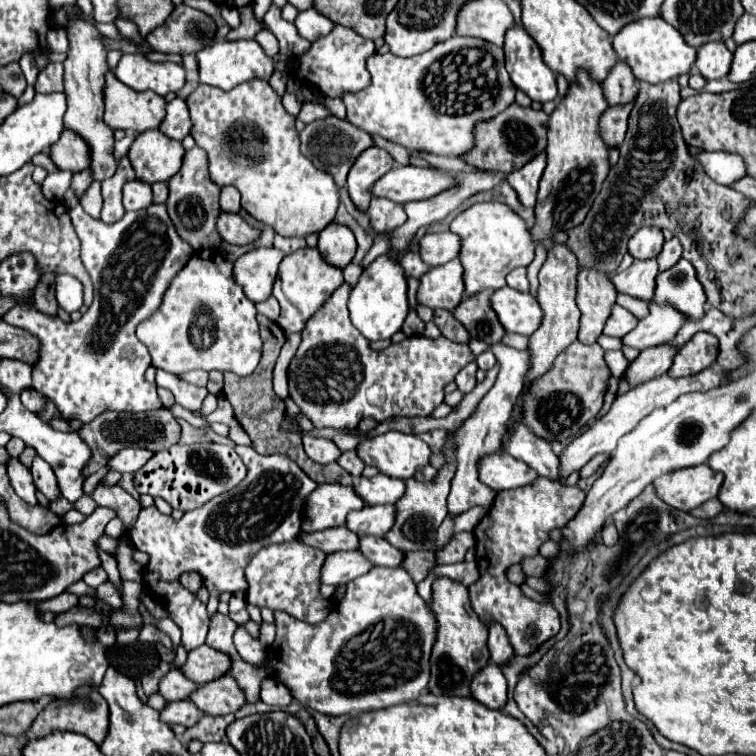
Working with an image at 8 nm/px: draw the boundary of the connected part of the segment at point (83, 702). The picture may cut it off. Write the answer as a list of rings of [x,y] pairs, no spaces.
[[[96,693],[72,703],[48,703],[34,719],[30,735],[46,737],[54,731],[74,731],[100,745],[108,735],[108,715],[108,703]]]

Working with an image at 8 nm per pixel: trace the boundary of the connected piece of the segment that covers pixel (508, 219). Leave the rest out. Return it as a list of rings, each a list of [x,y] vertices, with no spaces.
[[[498,201],[476,203],[462,211],[452,223],[450,231],[460,237],[460,263],[464,267],[464,293],[474,295],[482,289],[500,289],[506,285],[508,271],[528,267],[534,259],[534,243],[524,221],[506,205]]]

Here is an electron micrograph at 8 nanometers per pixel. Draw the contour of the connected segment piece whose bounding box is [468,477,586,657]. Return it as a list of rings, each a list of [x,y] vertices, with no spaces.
[[[538,477],[532,487],[518,487],[518,489],[500,491],[496,495],[490,511],[474,527],[474,537],[476,537],[476,563],[478,563],[480,577],[478,577],[476,583],[472,583],[468,587],[470,605],[476,611],[478,619],[486,627],[490,623],[500,623],[506,629],[508,641],[514,647],[514,653],[520,655],[520,657],[532,655],[544,641],[552,639],[560,631],[560,615],[558,615],[558,611],[550,603],[536,603],[536,601],[528,599],[518,585],[512,585],[506,579],[506,571],[508,571],[508,567],[512,567],[516,563],[522,563],[522,559],[538,555],[538,549],[540,549],[540,545],[544,541],[548,541],[550,531],[556,529],[556,527],[564,527],[570,519],[574,519],[574,515],[584,505],[584,499],[586,499],[586,495],[578,487],[566,487],[564,483],[550,483],[550,479]]]

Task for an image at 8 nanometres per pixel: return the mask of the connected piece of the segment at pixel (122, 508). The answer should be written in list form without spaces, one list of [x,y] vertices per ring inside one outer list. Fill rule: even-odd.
[[[98,483],[90,497],[102,507],[112,507],[118,513],[118,517],[124,521],[126,531],[128,531],[128,527],[132,527],[132,523],[136,521],[136,515],[142,509],[142,507],[138,507],[138,501],[120,485]]]

